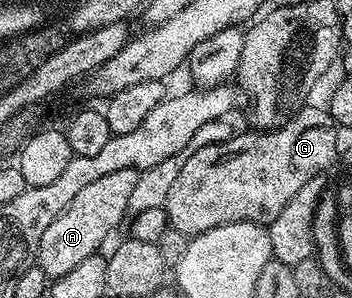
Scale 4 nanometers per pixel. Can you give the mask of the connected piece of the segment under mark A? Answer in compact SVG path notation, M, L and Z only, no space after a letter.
M120 168L120 172L108 172L108 176L100 176L100 180L87 184L73 198L72 204L68 204L68 208L64 208L64 212L60 212L60 216L56 216L56 220L52 220L52 224L48 224L48 228L44 228L44 236L40 236L40 248L38 249L36 264L46 273L47 279L53 280L64 276L64 272L72 272L72 268L77 268L82 261L88 260L88 256L97 254L103 249L102 241L122 221L127 221L128 200L132 196L132 188L136 188L138 176L139 171L128 168Z

